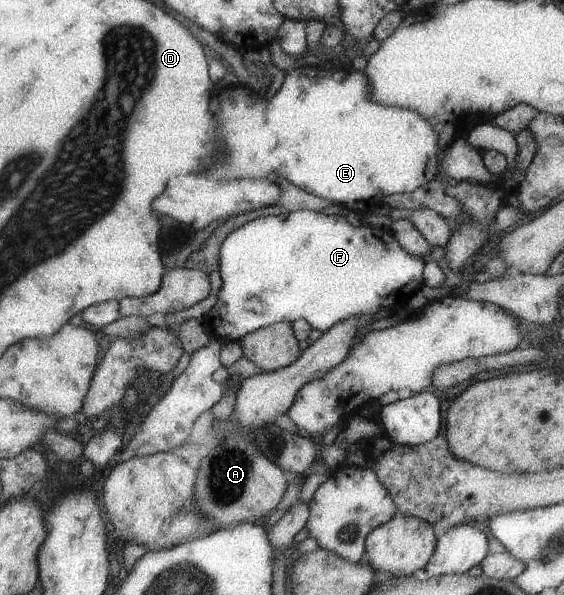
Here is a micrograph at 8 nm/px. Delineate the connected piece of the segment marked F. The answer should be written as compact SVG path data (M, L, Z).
M296 210L293 212L283 212L278 217L260 217L254 219L246 225L242 225L240 229L232 231L220 245L220 265L218 271L221 277L220 289L216 294L216 301L211 307L208 318L205 319L205 332L214 339L219 339L222 342L239 340L251 331L266 327L274 322L282 321L283 319L289 322L293 320L304 320L311 329L325 332L334 323L342 321L347 317L358 314L388 314L396 312L407 307L410 295L418 291L423 285L422 268L425 260L410 255L404 251L400 244L393 236L391 229L382 228L380 226L369 226L365 223L359 223L357 227L352 227L350 223L346 223L342 217L338 215L322 215L318 211Z

